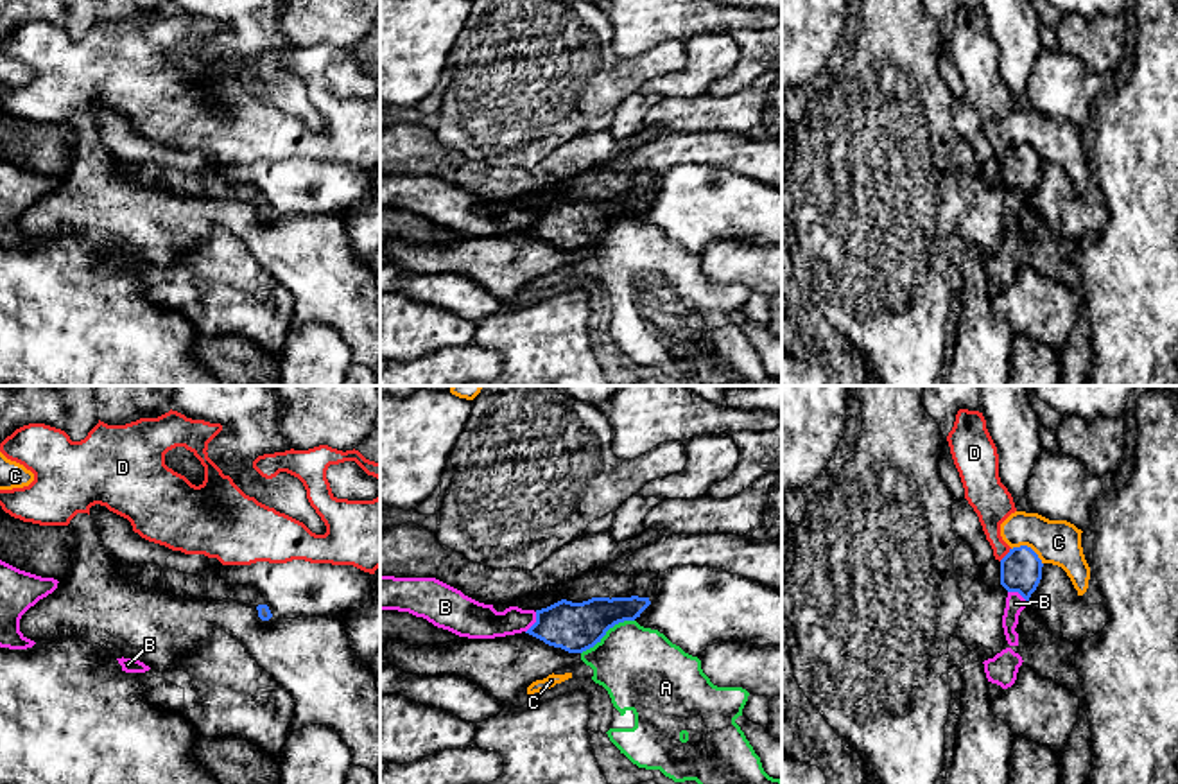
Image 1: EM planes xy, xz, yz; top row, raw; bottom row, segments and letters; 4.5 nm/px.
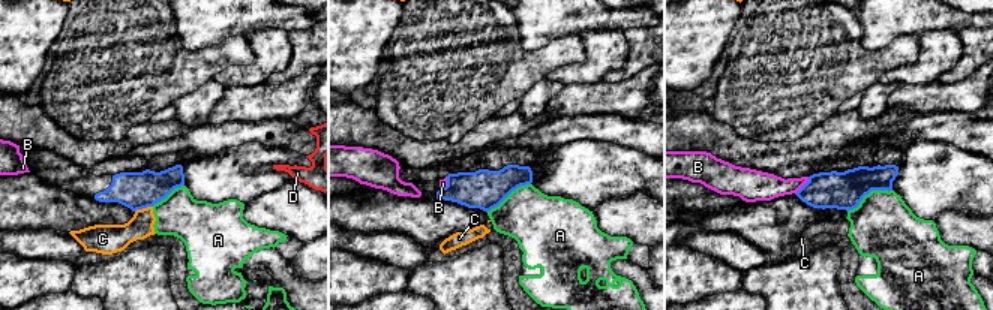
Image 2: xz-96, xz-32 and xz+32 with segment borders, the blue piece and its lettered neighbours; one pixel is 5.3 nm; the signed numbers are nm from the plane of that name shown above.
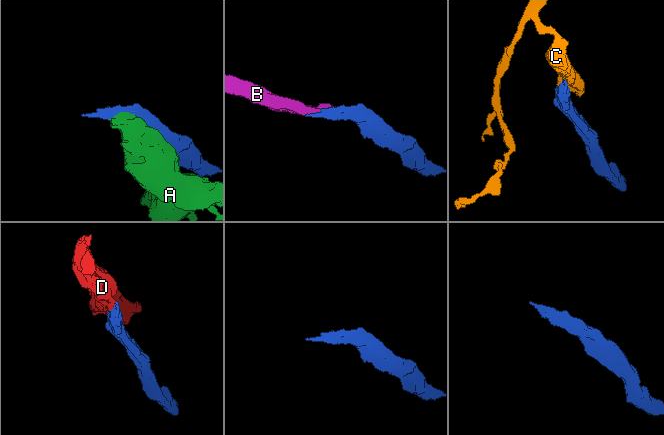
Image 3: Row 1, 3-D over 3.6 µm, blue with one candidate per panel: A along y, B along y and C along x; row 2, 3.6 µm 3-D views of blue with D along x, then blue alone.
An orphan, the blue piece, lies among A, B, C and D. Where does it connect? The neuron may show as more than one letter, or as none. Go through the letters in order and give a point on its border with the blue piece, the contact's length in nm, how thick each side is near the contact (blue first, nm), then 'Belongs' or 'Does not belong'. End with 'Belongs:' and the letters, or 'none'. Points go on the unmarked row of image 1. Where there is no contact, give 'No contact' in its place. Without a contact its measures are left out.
A: Touches blue at xz (606, 228). Shared border 280 nm. Thickness 220 nm (blue) against 360 nm. Does not belong
B: Touches blue at yz (1019, 191). Shared border 110 nm. Thickness 190 nm (blue) against 90 nm. Does not belong
C: Touches blue at yz (1030, 146). Shared border 160 nm. Thickness 190 nm (blue) against 200 nm. Does not belong
D: Touches blue at yz (1006, 153). Shared border 80 nm. Thickness 190 nm (blue) against 170 nm. Does not belong
Belongs: none

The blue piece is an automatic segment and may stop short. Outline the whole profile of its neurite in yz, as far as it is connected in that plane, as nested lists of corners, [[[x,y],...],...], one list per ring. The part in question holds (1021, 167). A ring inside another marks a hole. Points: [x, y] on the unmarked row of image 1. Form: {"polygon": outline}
{"polygon": [[[1013,145],[1000,158],[1000,183],[1008,190],[1018,190],[1027,201],[1042,178],[1042,165],[1042,158],[1031,145]]]}

